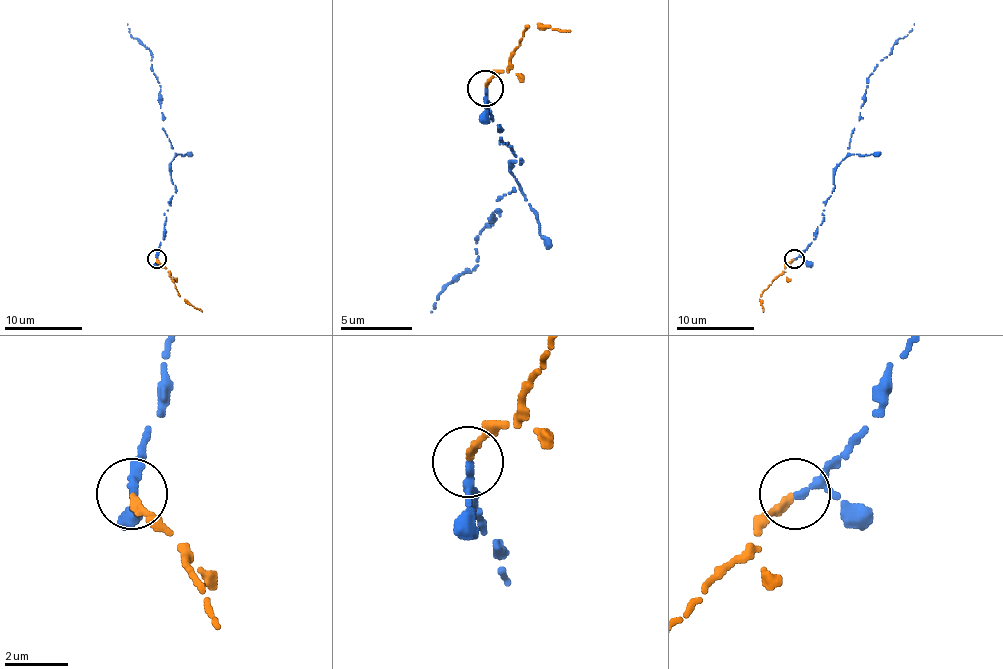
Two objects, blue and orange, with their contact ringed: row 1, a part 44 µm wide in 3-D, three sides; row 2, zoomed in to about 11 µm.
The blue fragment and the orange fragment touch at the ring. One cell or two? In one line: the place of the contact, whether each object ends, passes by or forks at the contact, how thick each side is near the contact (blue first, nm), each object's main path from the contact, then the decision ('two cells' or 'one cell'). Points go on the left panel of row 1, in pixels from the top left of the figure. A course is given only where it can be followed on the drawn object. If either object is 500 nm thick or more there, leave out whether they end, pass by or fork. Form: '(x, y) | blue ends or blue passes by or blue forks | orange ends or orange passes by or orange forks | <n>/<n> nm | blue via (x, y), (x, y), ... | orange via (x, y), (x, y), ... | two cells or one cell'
(156, 258) | blue passes by | orange ends | 190/280 nm | blue via (157, 258), (165, 213), (176, 190), (170, 171), (174, 153), (163, 128), (151, 53), (130, 34), (128, 24) | orange via (157, 258), (168, 271), (180, 297), (201, 312) | one cell

